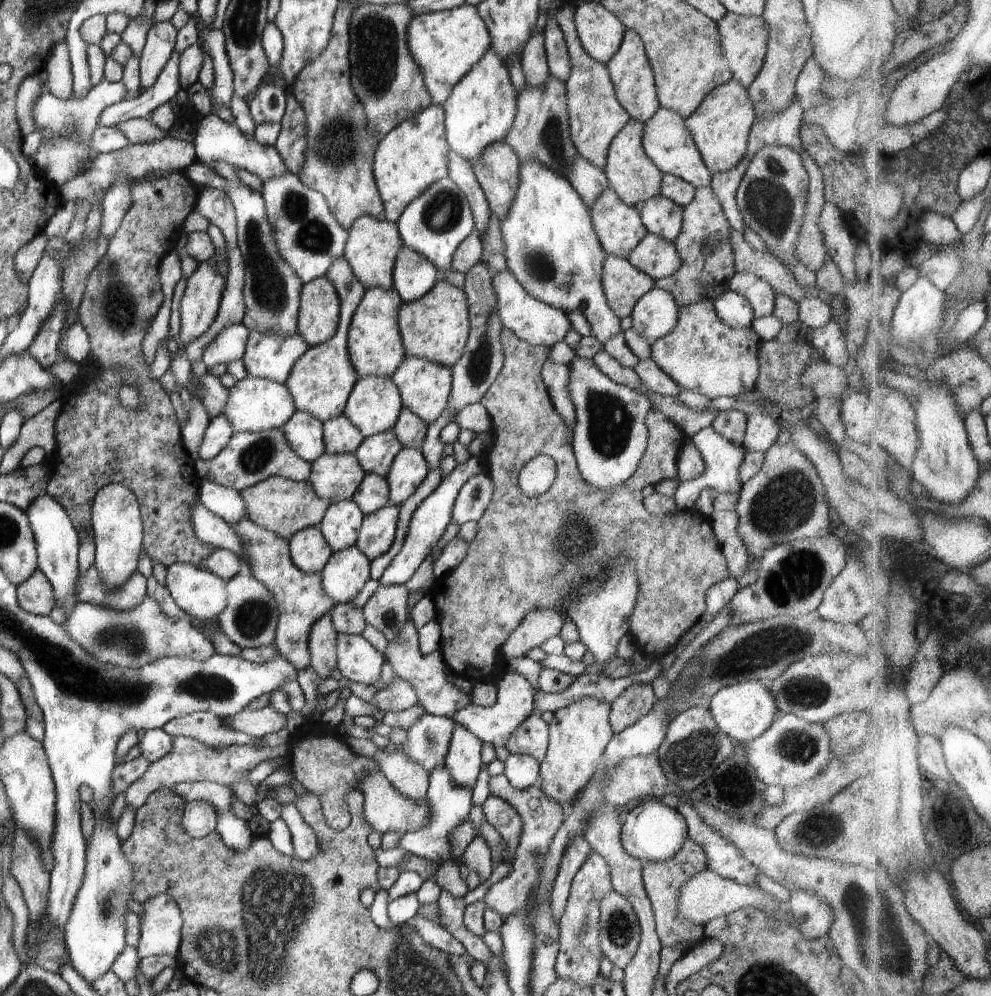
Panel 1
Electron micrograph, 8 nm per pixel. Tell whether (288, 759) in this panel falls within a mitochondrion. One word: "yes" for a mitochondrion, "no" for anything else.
no

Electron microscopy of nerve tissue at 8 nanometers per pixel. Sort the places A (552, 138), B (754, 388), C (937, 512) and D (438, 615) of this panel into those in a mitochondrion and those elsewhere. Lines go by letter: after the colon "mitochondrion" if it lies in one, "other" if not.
A: mitochondrion
B: other
C: other
D: other

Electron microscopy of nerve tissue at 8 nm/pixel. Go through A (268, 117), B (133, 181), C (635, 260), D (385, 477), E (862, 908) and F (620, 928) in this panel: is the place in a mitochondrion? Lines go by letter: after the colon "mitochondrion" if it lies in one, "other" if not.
A: other
B: other
C: other
D: other
E: mitochondrion
F: mitochondrion

